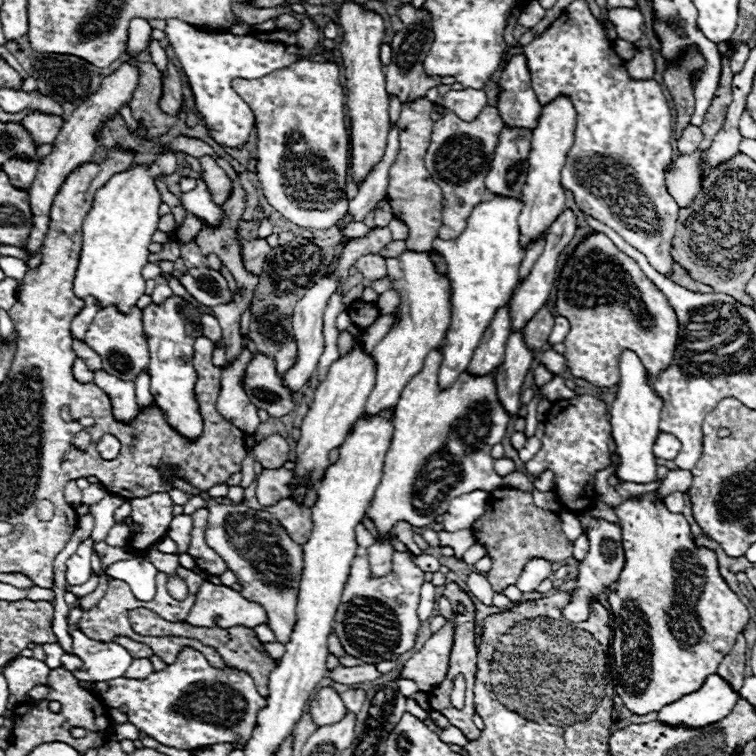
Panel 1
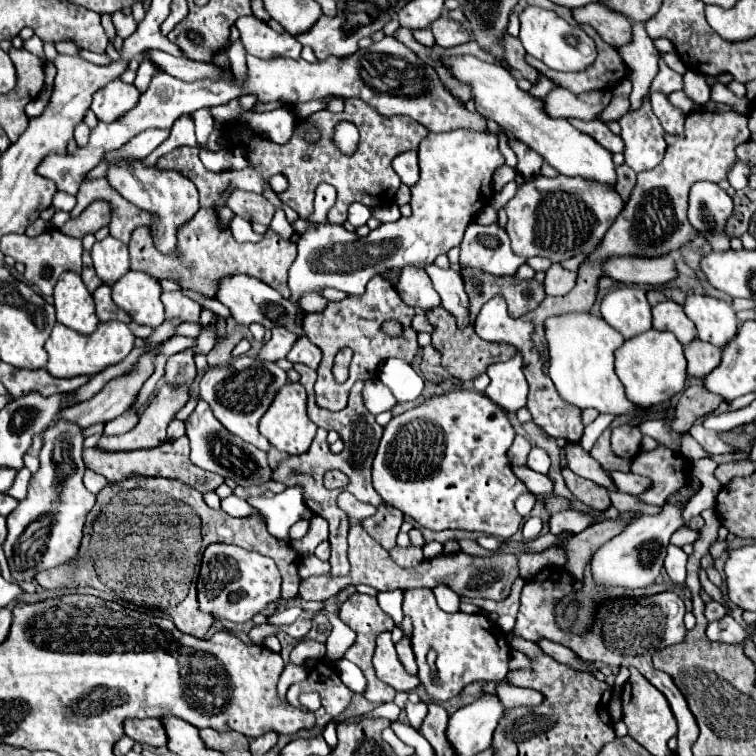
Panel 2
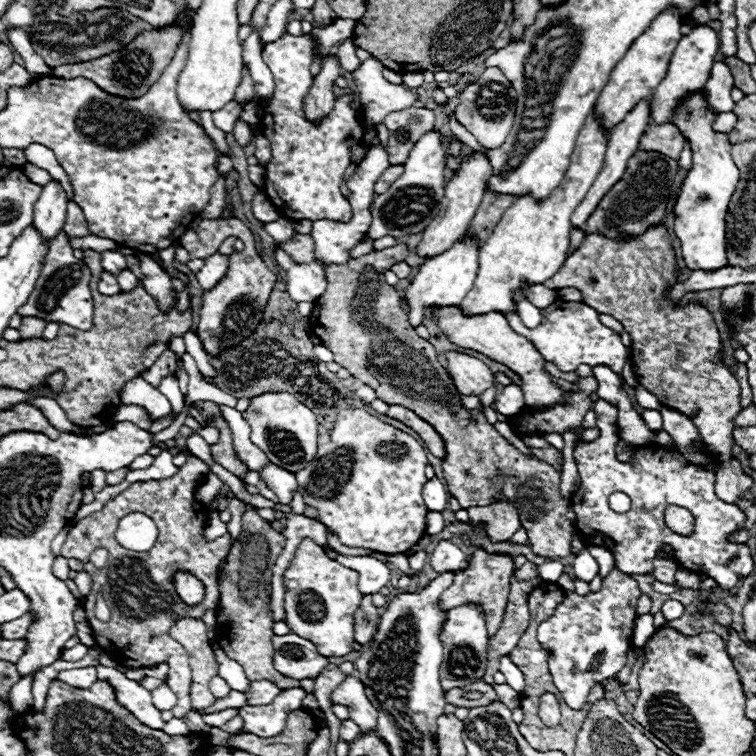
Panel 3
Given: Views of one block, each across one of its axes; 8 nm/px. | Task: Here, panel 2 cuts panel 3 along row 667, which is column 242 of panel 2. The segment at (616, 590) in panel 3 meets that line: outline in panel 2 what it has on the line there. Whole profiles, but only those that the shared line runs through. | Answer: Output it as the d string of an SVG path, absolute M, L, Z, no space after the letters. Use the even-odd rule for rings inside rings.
M210 544L204 550L202 558L210 558L210 572L206 576L206 580L198 580L198 606L204 614L212 614L214 618L220 620L230 620L230 622L248 622L252 620L256 614L260 614L266 606L276 604L282 598L280 592L280 572L276 572L276 564L272 558L262 556L258 552L248 552L242 550L240 546L232 546L232 544Z

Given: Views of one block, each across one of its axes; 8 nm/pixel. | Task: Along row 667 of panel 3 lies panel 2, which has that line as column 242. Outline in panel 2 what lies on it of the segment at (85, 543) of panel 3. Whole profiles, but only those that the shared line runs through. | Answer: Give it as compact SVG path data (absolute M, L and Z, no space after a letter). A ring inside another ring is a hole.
M348 98L348 100L344 100L344 112L340 112L340 114L320 110L308 118L300 118L294 124L292 138L286 144L276 144L270 138L264 138L260 134L244 134L242 126L228 126L228 142L236 144L236 146L242 144L244 152L246 152L248 166L242 170L232 170L228 174L226 172L214 174L202 166L202 162L198 158L198 150L190 148L190 146L180 146L180 148L174 148L172 152L164 154L162 158L158 158L156 168L178 170L186 178L190 178L200 192L200 208L226 206L228 196L236 188L250 190L250 192L264 192L264 186L268 184L270 176L280 172L288 178L290 186L286 192L278 194L278 198L284 204L288 204L290 208L294 208L298 212L298 216L304 220L310 218L314 212L312 202L314 202L316 186L322 182L328 182L338 192L336 204L328 210L328 220L330 220L330 224L342 224L346 220L348 206L352 202L362 202L364 206L374 208L374 206L390 204L394 200L394 194L400 186L400 178L392 170L392 160L402 152L418 150L418 144L422 142L422 138L426 138L426 134L428 134L428 130L422 124L414 122L410 116L384 118L384 116L376 114L366 102ZM340 120L348 120L348 122L356 124L360 130L360 144L352 156L344 156L332 142L334 124L338 124ZM308 128L316 128L320 132L320 138L316 142L308 142L304 138L304 132Z

